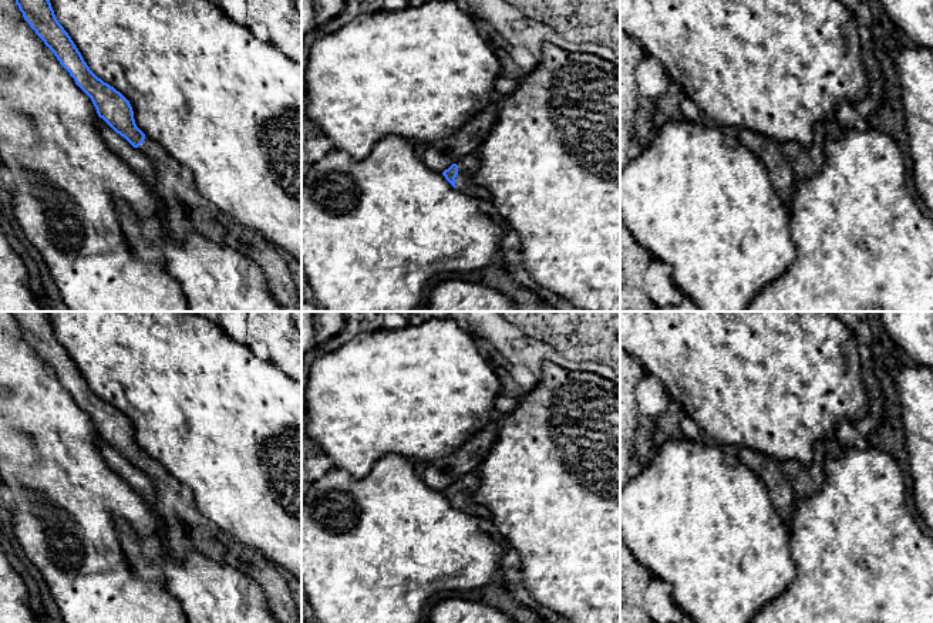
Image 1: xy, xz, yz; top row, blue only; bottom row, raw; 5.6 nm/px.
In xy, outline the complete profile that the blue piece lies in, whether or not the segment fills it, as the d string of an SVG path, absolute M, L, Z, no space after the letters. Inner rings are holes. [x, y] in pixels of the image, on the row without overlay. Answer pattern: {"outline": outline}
{"outline": "M11 312L11 314L24 339L91 417L98 435L151 476L156 491L156 512L165 525L168 553L183 560L191 552L198 552L203 558L239 570L262 587L267 606L279 623L302 623L297 605L279 568L202 515L195 505L192 491L137 445L129 420L90 388L74 360L58 341L47 312Z"}

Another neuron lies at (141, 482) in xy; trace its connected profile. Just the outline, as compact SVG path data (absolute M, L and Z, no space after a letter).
M100 435L97 445L107 465L124 478L154 509L156 509L156 491L151 476L144 474L138 467L134 467Z

